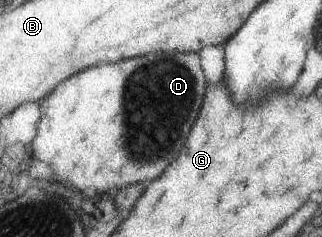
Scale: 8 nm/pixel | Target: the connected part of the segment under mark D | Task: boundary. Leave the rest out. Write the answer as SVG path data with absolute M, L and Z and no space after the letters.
M149 52L137 57L122 59L117 63L99 64L93 67L85 68L67 79L60 82L44 100L42 100L42 108L40 108L38 124L36 124L36 140L30 141L30 158L44 162L46 166L52 168L52 178L50 180L60 180L60 184L67 189L74 189L76 192L84 194L106 193L109 188L115 186L119 188L133 185L134 183L142 183L152 180L158 176L158 172L162 172L180 152L184 138L200 110L203 94L207 86L207 80L204 78L201 67L201 60L198 53L179 53L179 52Z

